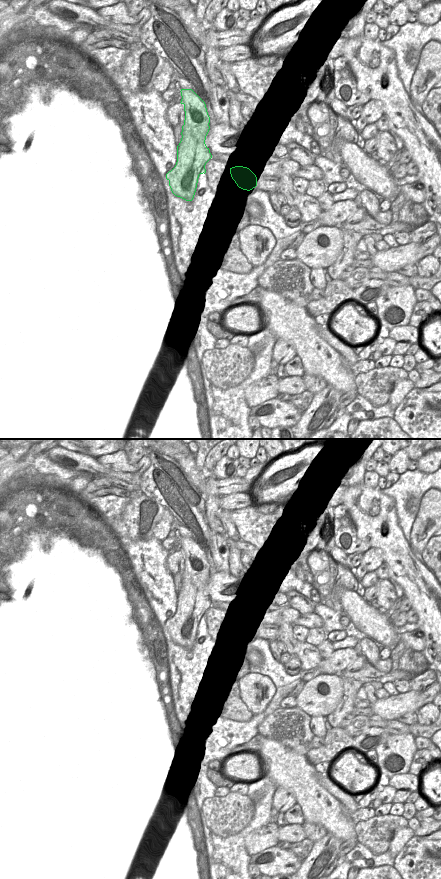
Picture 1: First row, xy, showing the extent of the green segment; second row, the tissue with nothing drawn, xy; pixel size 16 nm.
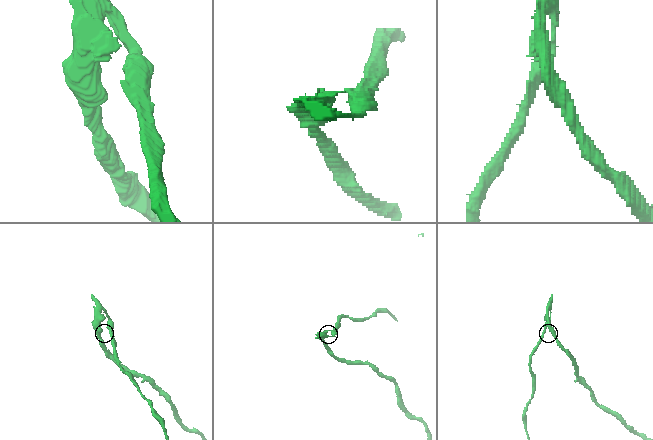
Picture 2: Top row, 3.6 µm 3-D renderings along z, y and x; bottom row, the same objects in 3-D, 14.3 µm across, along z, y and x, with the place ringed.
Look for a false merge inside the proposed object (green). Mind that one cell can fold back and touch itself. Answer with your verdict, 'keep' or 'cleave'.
cleave

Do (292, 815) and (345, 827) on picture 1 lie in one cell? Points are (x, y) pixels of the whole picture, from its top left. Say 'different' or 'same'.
different

